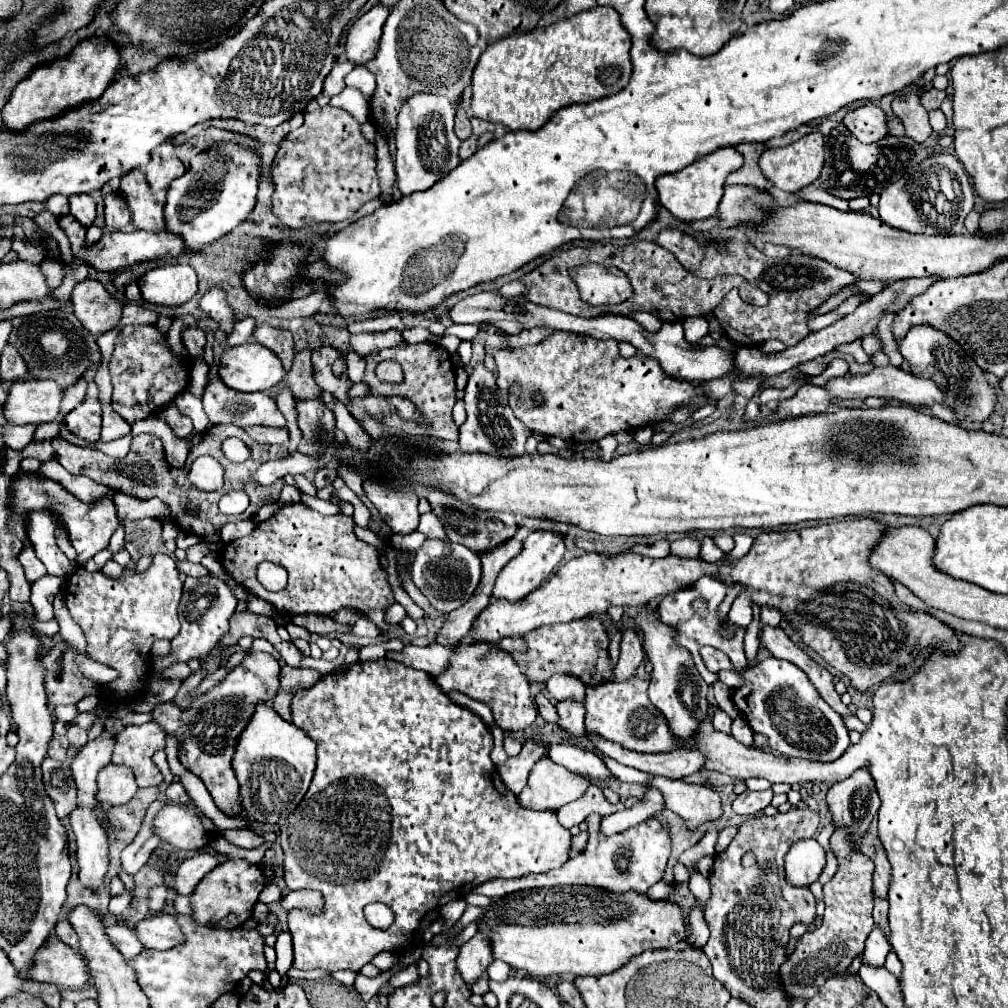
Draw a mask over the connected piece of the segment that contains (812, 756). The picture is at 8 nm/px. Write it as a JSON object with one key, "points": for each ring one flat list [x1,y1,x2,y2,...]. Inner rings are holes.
{"points":[[765,658,763,662,739,672,745,686,733,692,735,706,747,716,755,734,767,738,767,746,785,758,805,758,817,762,837,760,849,746,849,730,841,716,831,710,817,694,803,670,779,658]]}

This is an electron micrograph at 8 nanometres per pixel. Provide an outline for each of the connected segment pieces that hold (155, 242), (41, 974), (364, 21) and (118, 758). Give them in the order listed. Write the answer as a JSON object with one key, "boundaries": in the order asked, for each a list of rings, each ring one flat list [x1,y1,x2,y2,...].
{"boundaries":[[[71,214,61,216,59,226,67,232,73,254,79,258,87,258,89,266,99,272,117,272,117,270,135,266,139,262,149,262,149,260,157,260,157,258,175,258,177,254,181,254,181,250,185,250,185,244,181,242,181,238,177,238,177,234,169,234,167,230,161,230,161,232,145,232,143,230,141,232,133,226,129,230,105,230,101,240,97,244,93,244,91,248,87,248,85,246,85,228]],[[51,934,43,942,41,950,37,950,27,978,37,982,49,982,69,990,85,988,91,980,83,956,77,950,61,944,55,934]],[[377,4,349,28,345,42,345,52,349,62,365,64,377,54,387,16,389,16,389,8]],[[154,721,145,723,144,728,125,726,115,736,111,762,131,768,139,788,159,786,163,782,163,776,151,760,151,756,159,748,165,748,165,732]]]}

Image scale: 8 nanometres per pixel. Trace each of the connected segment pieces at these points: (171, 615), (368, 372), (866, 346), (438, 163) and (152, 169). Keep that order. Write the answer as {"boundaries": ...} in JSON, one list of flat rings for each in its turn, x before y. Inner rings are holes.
{"boundaries":[[[157,554,153,558,153,564,145,572,135,572,131,568,125,568,121,578,109,578,103,572,87,572,85,568,77,568,75,574,65,582,65,604,69,608,71,618,81,626,85,638,87,638,87,654,119,672,119,678,109,682,105,688,105,698,113,700,137,700,145,692,145,680,149,676,149,652,155,640,167,638,171,640,179,632,179,618,177,618,177,606,181,600,181,588,183,582,179,580,179,572,175,568,175,560,167,554]],[[421,342,421,344,401,344,397,348,385,348,385,350,375,350,365,356,367,368,363,374,363,384,369,386,369,396,401,396,407,398,415,404,415,408,423,414,423,422,409,422,403,420,399,414,379,414,377,422,387,426,393,434,403,434,403,436,433,436,437,440,457,440,459,438,459,428,455,426,451,418,451,408,455,404,455,366,451,360,451,354,435,342],[381,360,397,360,403,366,405,380,401,384,383,384,375,378,375,366]],[[870,334,862,339,862,347,865,353,871,358,875,352,882,350,882,345,879,338,874,335]],[[415,94,411,96,401,112,397,126,397,156,395,156,395,172,397,186,403,196,409,196,419,190,429,190,435,182,445,178,453,168,461,164,459,144,461,140,453,132,455,108,447,98,431,96,431,94]],[[169,140,167,144,161,144,161,146,157,146,157,150,153,150,151,162,147,166,147,182,153,192,167,190,169,184,175,178,179,178,183,172,185,172,185,166,175,156,173,144]]]}

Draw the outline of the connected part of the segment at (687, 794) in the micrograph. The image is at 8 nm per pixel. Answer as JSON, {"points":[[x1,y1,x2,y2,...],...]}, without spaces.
{"points":[[655,776,651,786,663,792,667,808,679,814,687,822,689,830,697,830,707,820,715,822,723,814,721,798,711,788,701,788,697,784,687,784,683,780,667,780,661,776]]}

